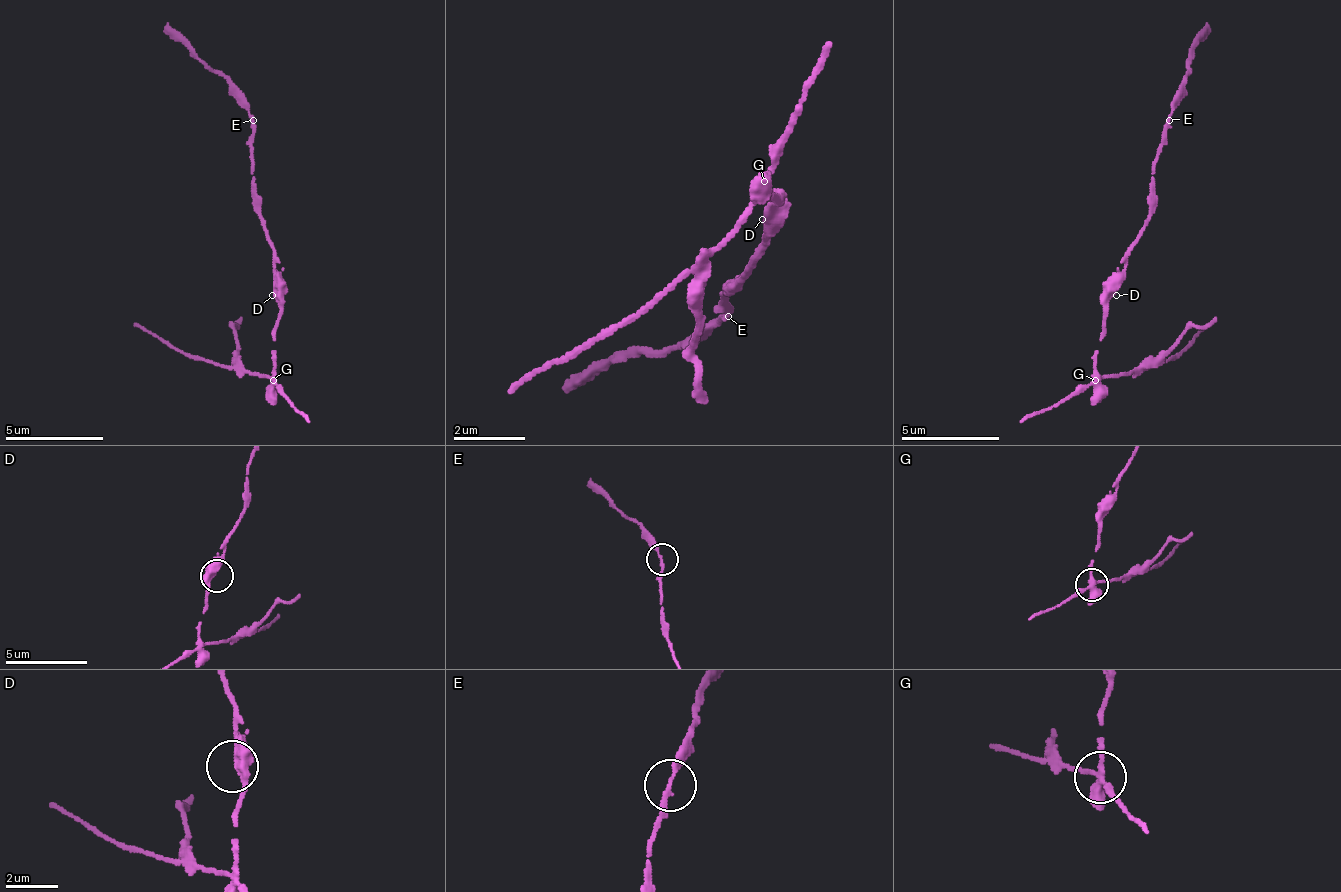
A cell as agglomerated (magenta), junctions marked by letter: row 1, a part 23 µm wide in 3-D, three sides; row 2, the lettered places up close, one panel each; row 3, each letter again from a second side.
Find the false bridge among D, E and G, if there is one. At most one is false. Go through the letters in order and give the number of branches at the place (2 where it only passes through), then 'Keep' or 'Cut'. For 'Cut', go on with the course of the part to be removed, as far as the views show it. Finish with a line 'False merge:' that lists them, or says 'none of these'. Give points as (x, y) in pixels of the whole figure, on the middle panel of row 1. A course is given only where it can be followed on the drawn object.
D: Branches: 3. Keep
E: Branches: 2. Keep
G: Branches: 3. Cut. Course of the part to remove: (762, 183), (672, 282), (510, 390)
False merge: G

